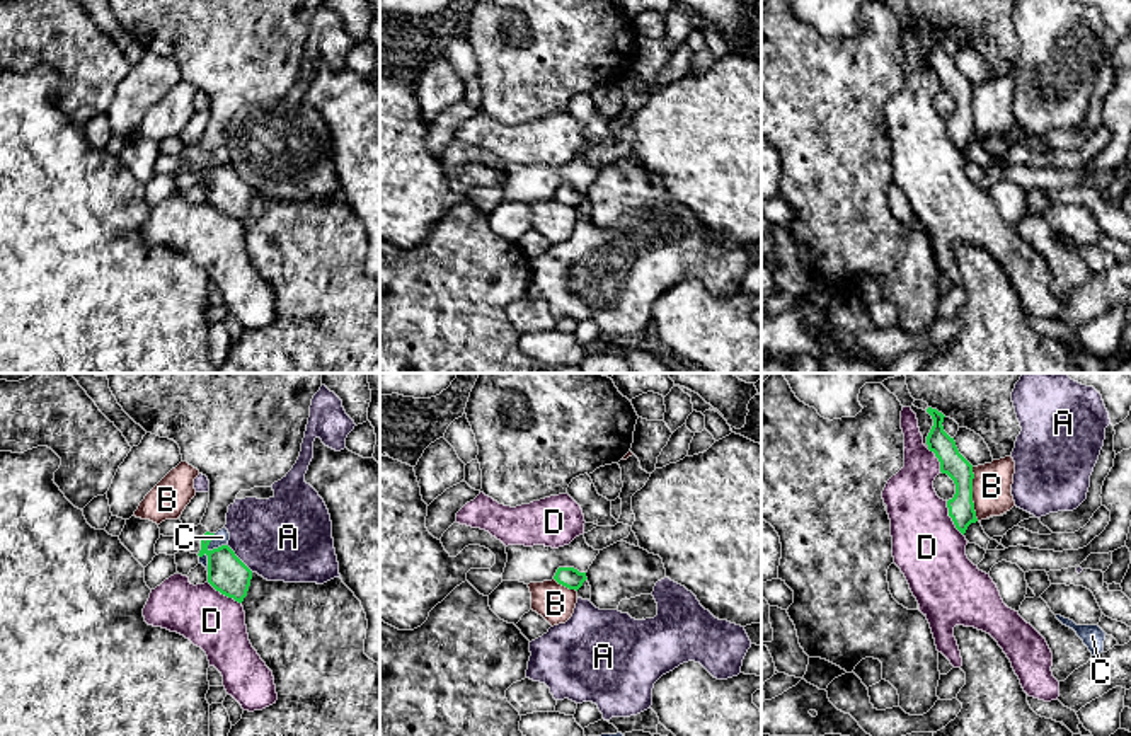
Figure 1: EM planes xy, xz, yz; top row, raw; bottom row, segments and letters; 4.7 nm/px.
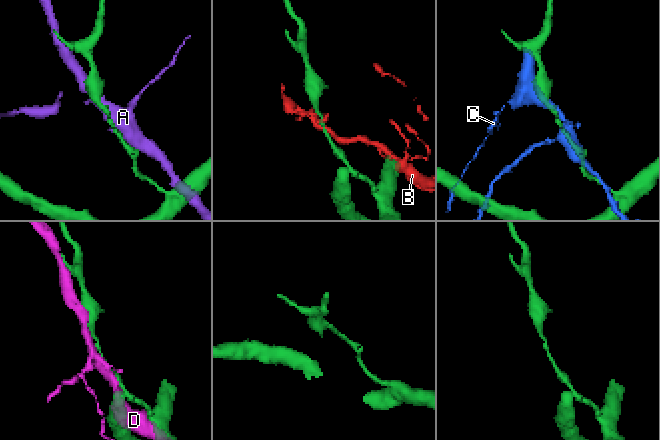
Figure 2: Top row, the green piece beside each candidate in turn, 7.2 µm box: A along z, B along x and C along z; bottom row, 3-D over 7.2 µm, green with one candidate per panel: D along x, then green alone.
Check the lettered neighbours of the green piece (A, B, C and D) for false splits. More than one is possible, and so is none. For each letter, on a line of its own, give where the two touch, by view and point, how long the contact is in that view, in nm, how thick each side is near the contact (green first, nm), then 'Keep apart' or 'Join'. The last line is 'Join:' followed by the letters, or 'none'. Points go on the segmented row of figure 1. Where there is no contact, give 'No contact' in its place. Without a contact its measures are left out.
A: Touches green at xy (239, 559). Shared border 180 nm. Thickness 180 nm (green) against 400 nm. Keep apart
B: Touches green at yz (971, 494). Shared border 260 nm. Thickness 130 nm (green) against 190 nm. Keep apart
C: Touches green at xy (218, 547). Shared border 110 nm. Thickness 180 nm (green) against 70 nm. Keep apart
D: Touches green at yz (951, 517). Shared border 190 nm. Thickness 130 nm (green) against 320 nm. Keep apart
Join: none

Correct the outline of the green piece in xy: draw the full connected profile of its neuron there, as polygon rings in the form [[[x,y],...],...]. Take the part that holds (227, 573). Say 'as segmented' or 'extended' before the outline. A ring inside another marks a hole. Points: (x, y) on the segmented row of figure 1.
as segmented | [[[215,533],[201,537],[199,557],[208,555],[208,583],[221,595],[242,603],[247,596],[252,571],[235,555],[228,545],[210,550]]]

